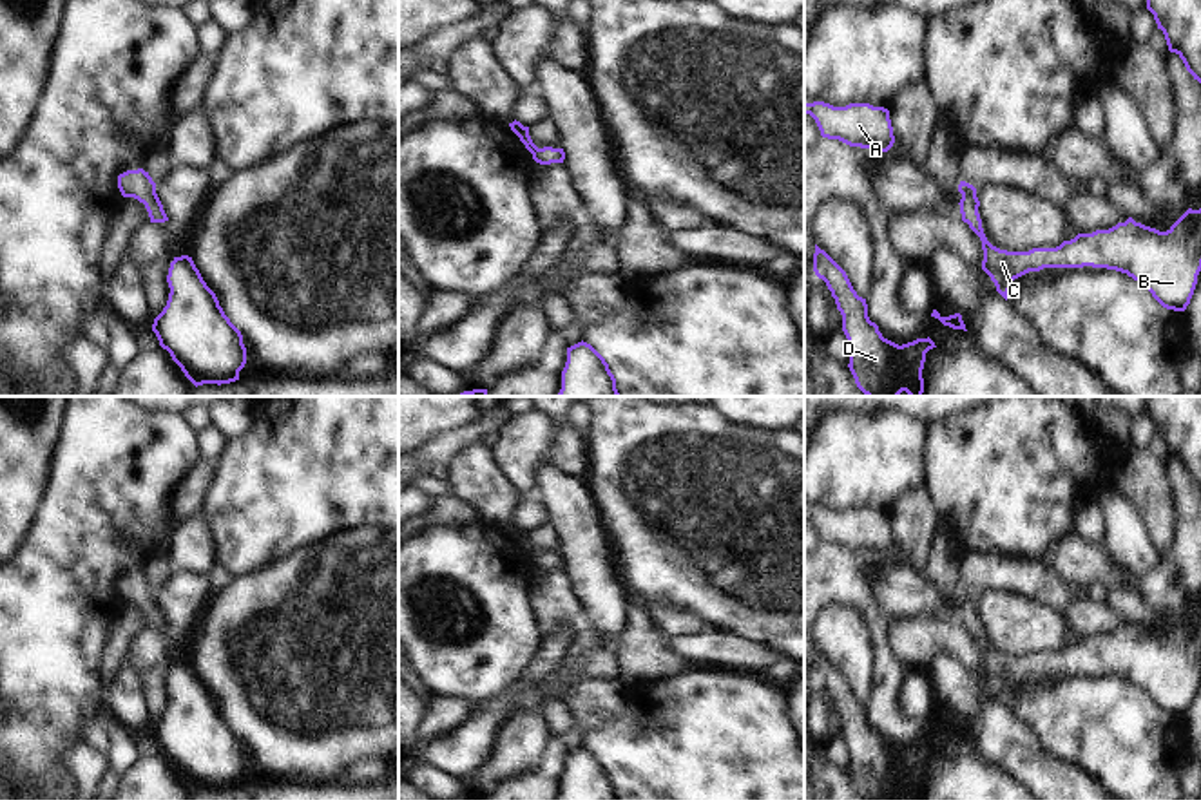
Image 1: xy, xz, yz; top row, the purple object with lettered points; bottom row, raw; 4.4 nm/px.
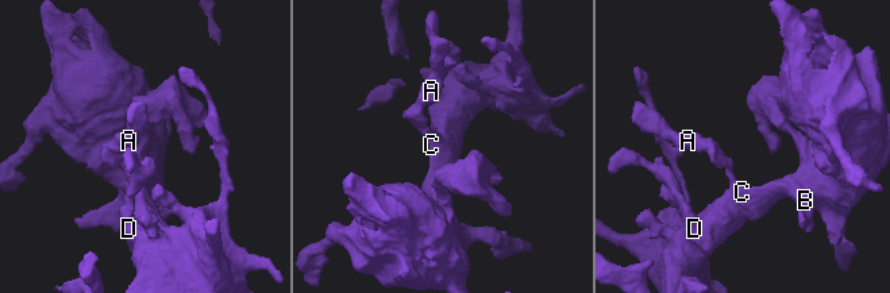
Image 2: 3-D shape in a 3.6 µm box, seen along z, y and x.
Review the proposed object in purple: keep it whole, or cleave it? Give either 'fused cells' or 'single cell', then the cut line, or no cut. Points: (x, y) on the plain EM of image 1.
single cell; cut none

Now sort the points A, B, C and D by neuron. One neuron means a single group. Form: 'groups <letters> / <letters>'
groups A B C D

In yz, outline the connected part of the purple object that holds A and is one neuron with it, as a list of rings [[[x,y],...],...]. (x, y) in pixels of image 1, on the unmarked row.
[[[824,507],[804,509],[822,543],[839,545],[850,552],[879,554],[888,557],[893,548],[889,516],[870,509],[850,509],[833,512]]]

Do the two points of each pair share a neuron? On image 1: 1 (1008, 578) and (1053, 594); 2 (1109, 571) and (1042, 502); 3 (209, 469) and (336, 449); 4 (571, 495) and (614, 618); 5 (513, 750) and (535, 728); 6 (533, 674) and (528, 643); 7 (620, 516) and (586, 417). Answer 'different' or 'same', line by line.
1: same
2: different
3: different
4: same
5: same
6: different
7: different

